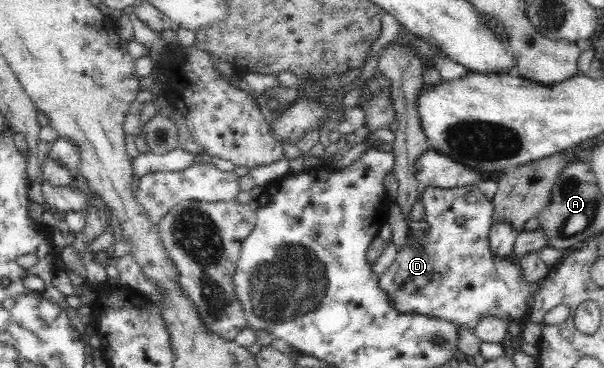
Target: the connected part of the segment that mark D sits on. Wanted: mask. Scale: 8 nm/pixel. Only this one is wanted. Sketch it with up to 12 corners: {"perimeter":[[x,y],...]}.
{"perimeter":[[477,185],[422,189],[378,286],[401,314],[519,323],[541,280],[489,248]]}

